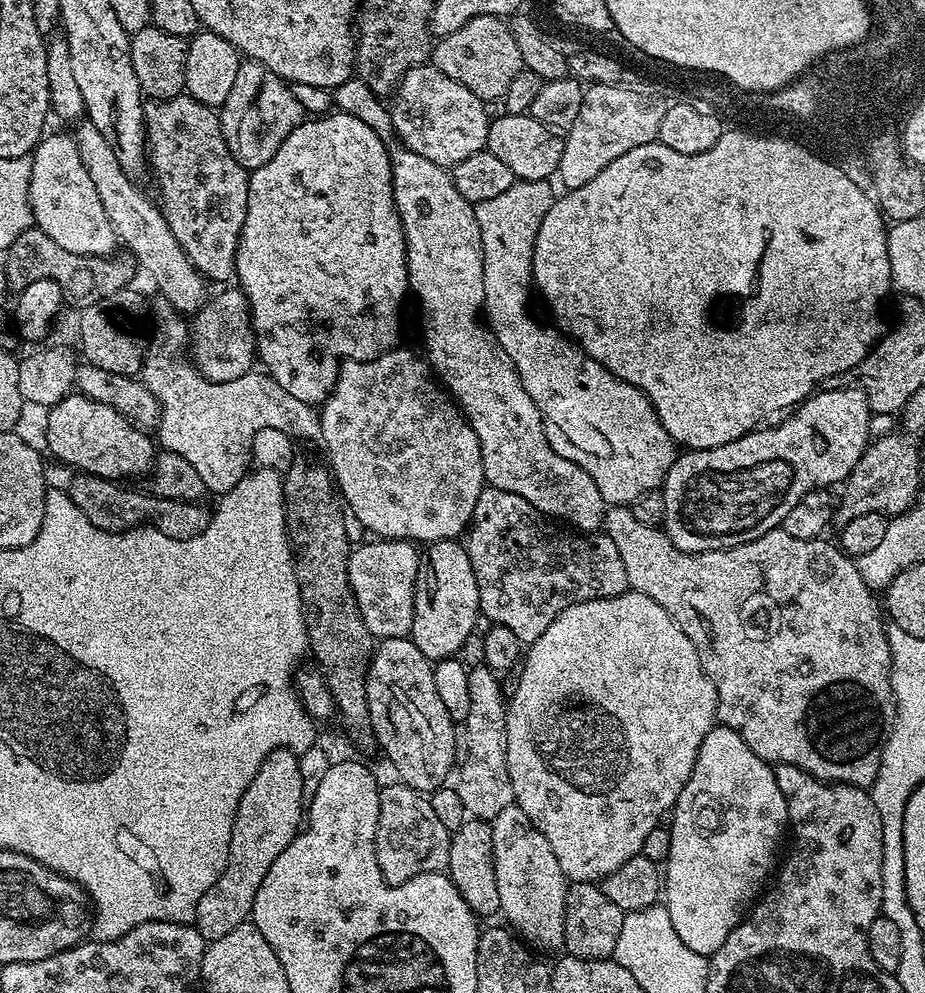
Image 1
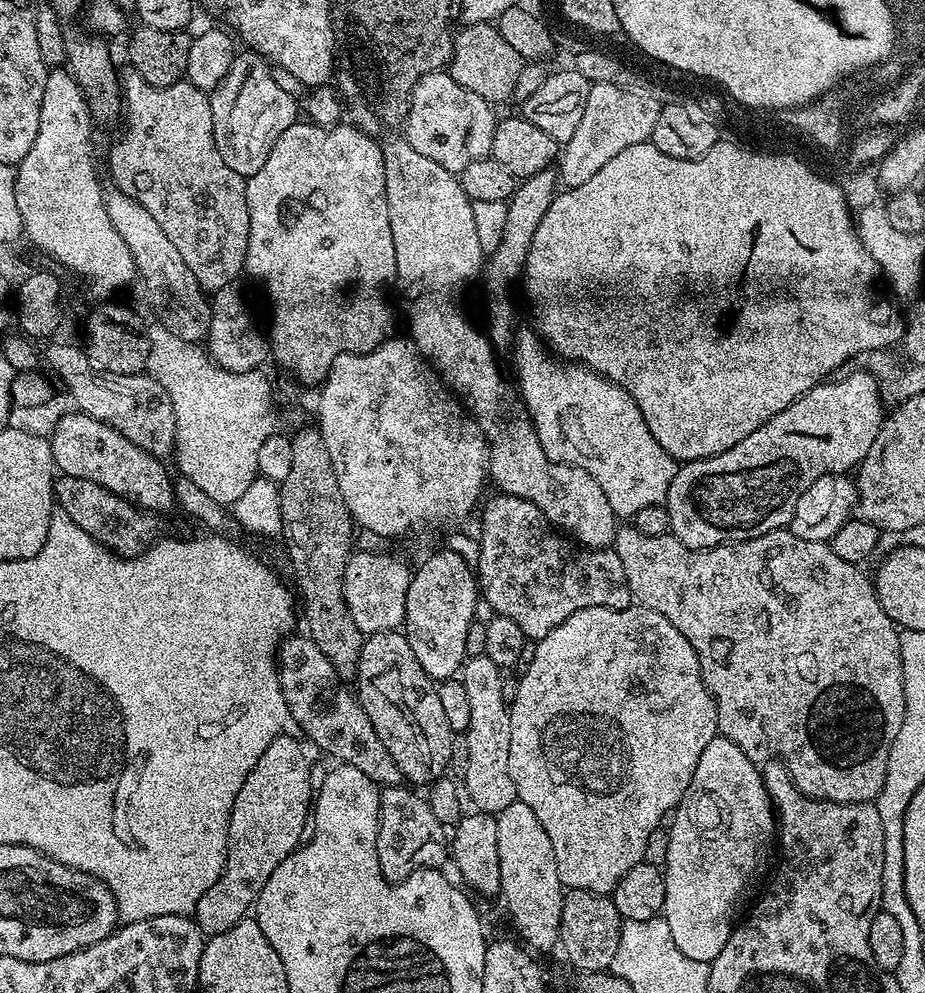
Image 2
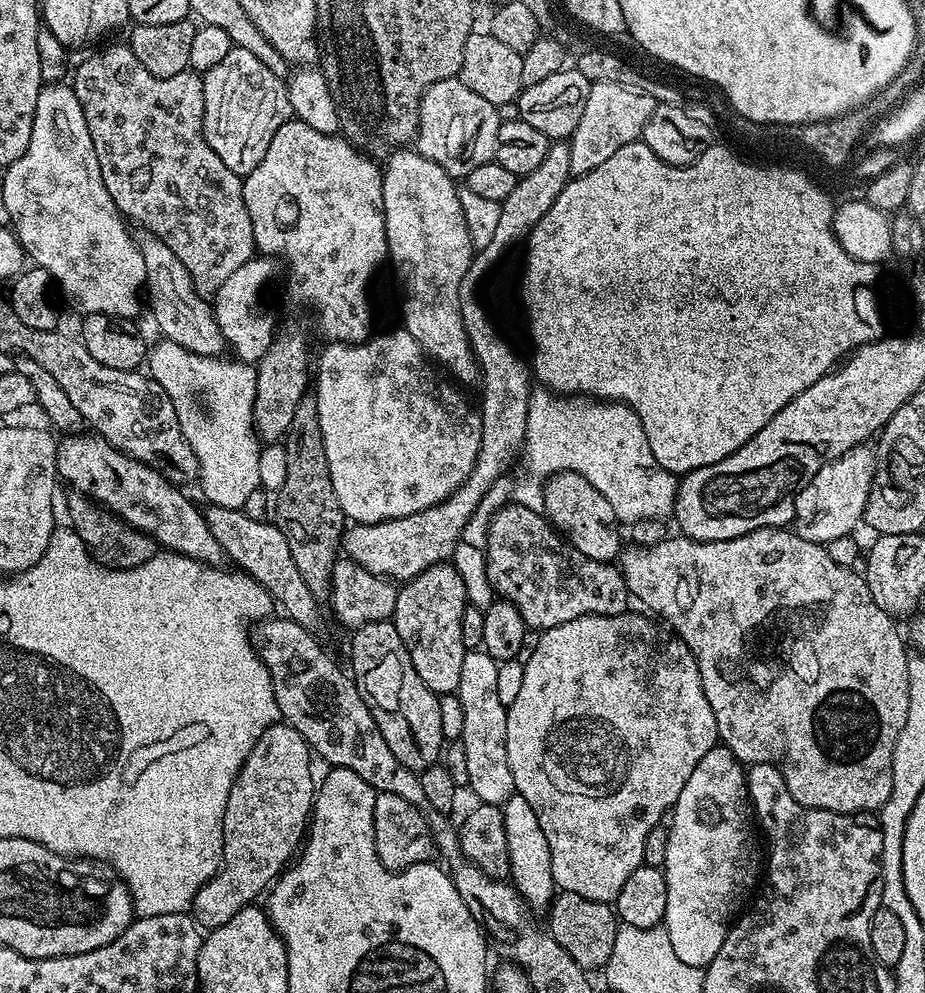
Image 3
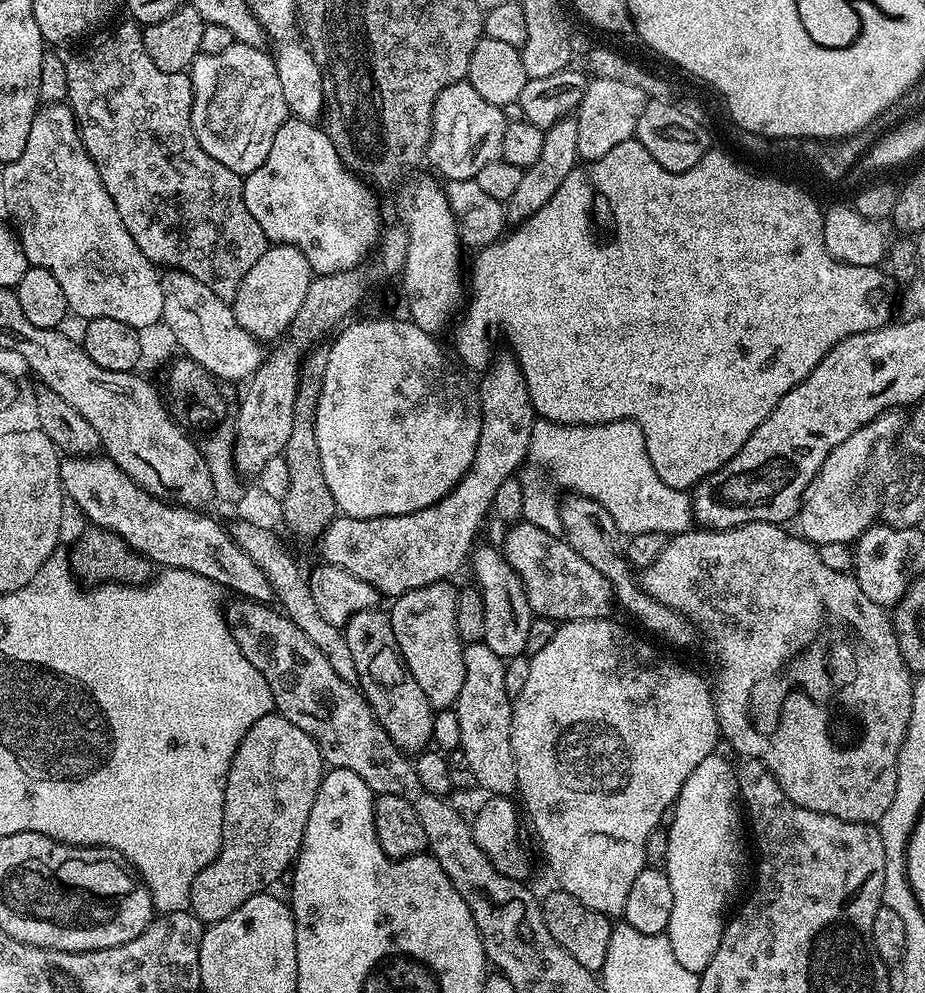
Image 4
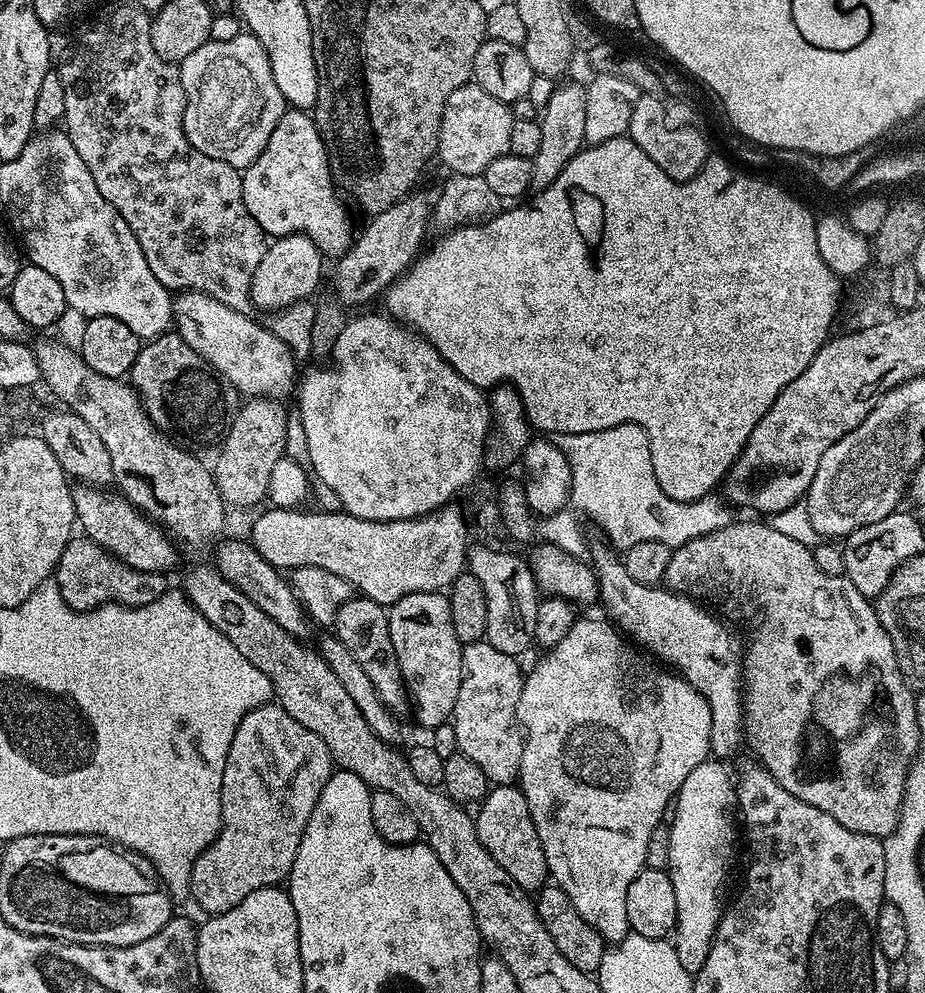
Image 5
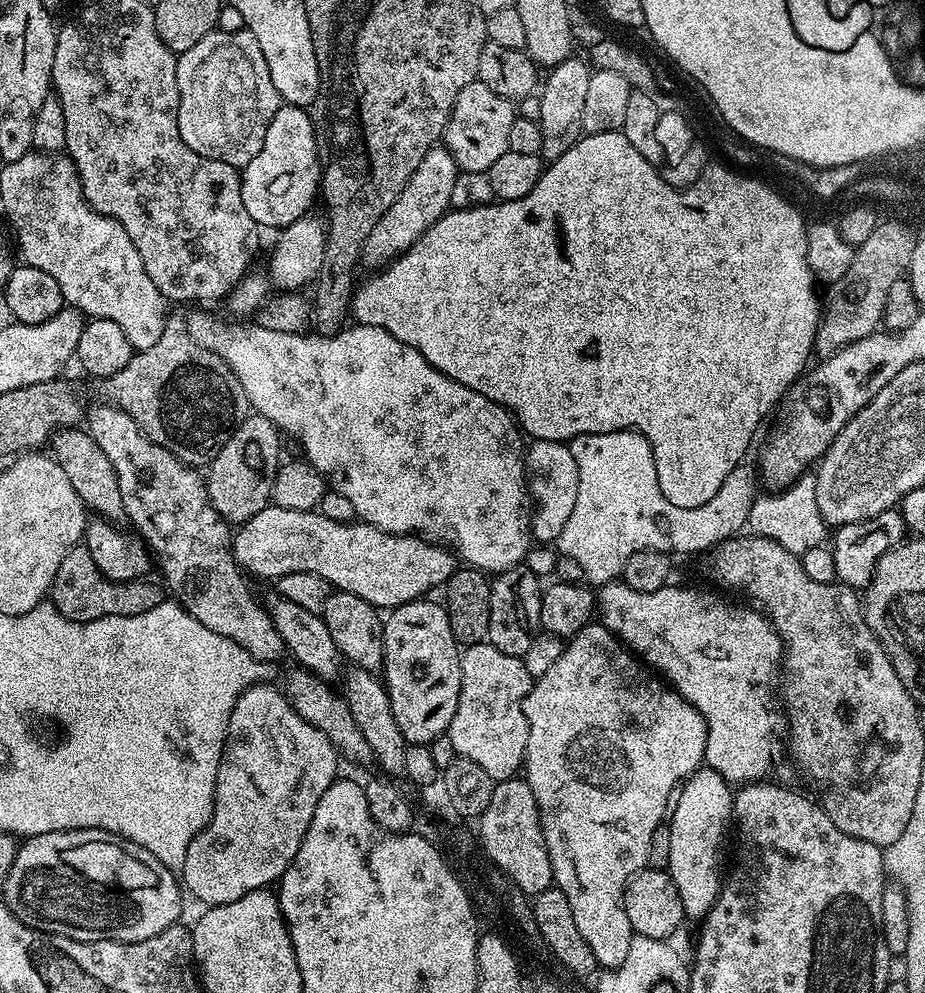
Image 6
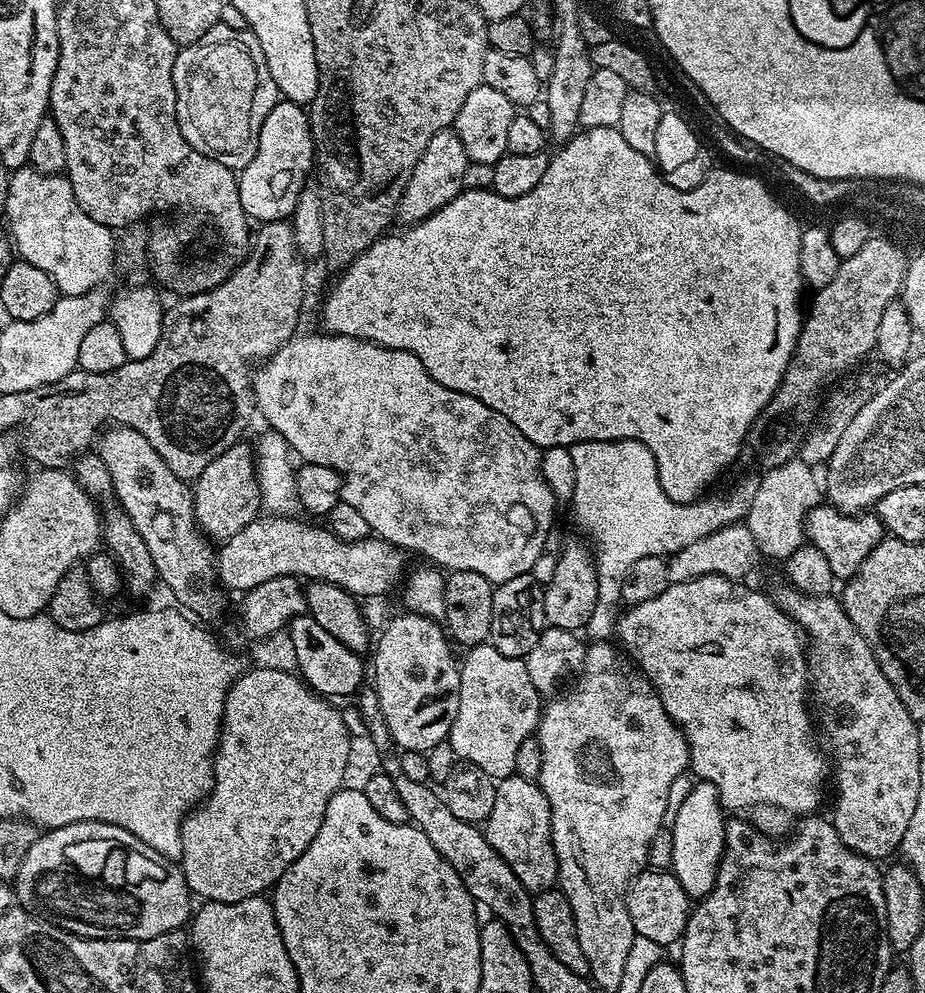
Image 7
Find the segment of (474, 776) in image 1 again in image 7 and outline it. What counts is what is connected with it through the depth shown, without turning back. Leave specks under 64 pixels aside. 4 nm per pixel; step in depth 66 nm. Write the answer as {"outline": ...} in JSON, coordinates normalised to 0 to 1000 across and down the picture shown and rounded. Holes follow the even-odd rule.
{"outline":[[[530,647],[515,649],[501,660],[496,666],[495,723],[491,723],[491,731],[482,748],[491,751],[491,759],[503,770],[530,779],[533,785],[539,788],[559,776],[558,768],[562,765],[562,756],[565,755],[566,748],[573,745],[584,731],[586,698],[579,693],[579,686],[573,681],[563,662],[543,659],[543,655],[538,655]]]}

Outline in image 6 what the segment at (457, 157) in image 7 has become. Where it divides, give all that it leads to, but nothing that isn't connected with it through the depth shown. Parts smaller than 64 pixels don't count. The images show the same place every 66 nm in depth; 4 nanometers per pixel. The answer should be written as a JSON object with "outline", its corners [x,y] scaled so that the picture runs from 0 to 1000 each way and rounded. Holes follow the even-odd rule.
{"outline":[[[479,147],[466,149],[461,159],[452,163],[452,171],[443,175],[443,183],[435,187],[435,195],[426,199],[426,207],[422,207],[417,216],[409,220],[409,228],[400,232],[400,240],[396,240],[389,253],[389,262],[398,262],[402,272],[411,272],[443,252],[443,248],[448,248],[448,244],[452,244],[456,236],[461,236],[461,232],[465,232],[465,228],[469,228],[469,224],[474,224],[474,220],[485,212],[486,194],[491,191],[491,183],[497,173],[486,150]]]}

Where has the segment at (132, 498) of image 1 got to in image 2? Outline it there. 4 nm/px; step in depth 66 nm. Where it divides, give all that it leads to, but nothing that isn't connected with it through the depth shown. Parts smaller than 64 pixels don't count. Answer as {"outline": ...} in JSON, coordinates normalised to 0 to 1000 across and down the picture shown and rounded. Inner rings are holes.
{"outline":[[[64,478],[57,484],[57,501],[64,513],[88,530],[89,534],[135,563],[150,560],[164,547],[164,542],[160,540],[163,524],[161,517],[95,481]]]}

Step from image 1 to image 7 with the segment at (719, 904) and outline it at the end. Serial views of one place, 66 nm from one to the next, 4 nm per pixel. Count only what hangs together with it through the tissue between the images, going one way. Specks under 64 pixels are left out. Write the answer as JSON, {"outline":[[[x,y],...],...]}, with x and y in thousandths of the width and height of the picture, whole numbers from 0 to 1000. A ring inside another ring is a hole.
{"outline":[[[760,788],[749,789],[746,800],[742,800],[742,805],[737,807],[737,812],[724,832],[729,846],[728,868],[724,876],[731,881],[737,896],[742,896],[746,904],[760,904],[770,898],[774,882],[778,878],[778,866],[783,863],[784,829],[785,816],[778,810],[778,801],[773,792]]]}

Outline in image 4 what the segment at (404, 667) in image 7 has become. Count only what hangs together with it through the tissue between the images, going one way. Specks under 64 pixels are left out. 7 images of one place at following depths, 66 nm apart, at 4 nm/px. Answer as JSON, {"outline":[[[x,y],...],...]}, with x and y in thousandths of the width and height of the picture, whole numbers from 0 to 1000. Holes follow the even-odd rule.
{"outline":[[[479,586],[445,593],[423,605],[422,619],[432,662],[443,675],[448,687],[456,691],[456,699],[468,714],[484,715],[492,710],[504,683],[502,654],[493,629],[493,597],[488,587]]]}

